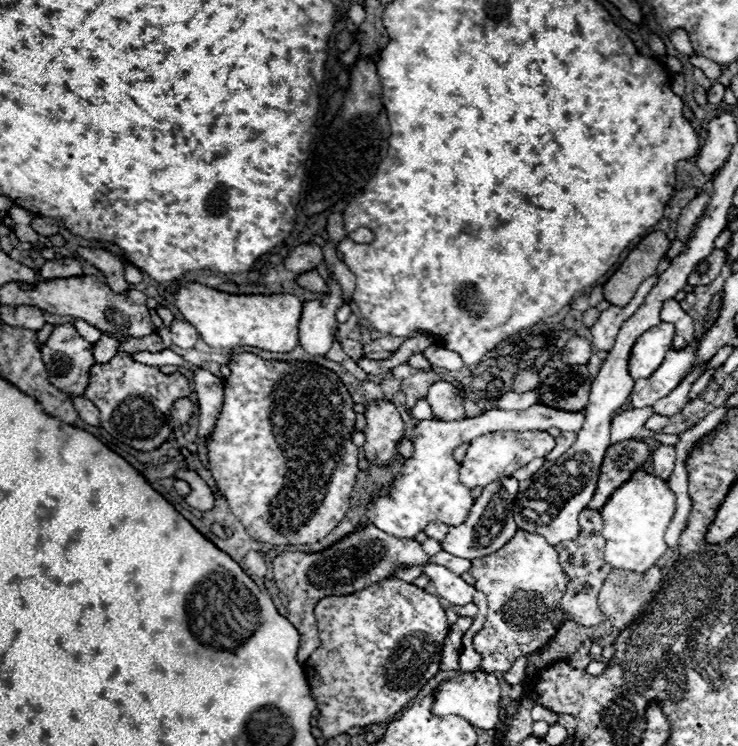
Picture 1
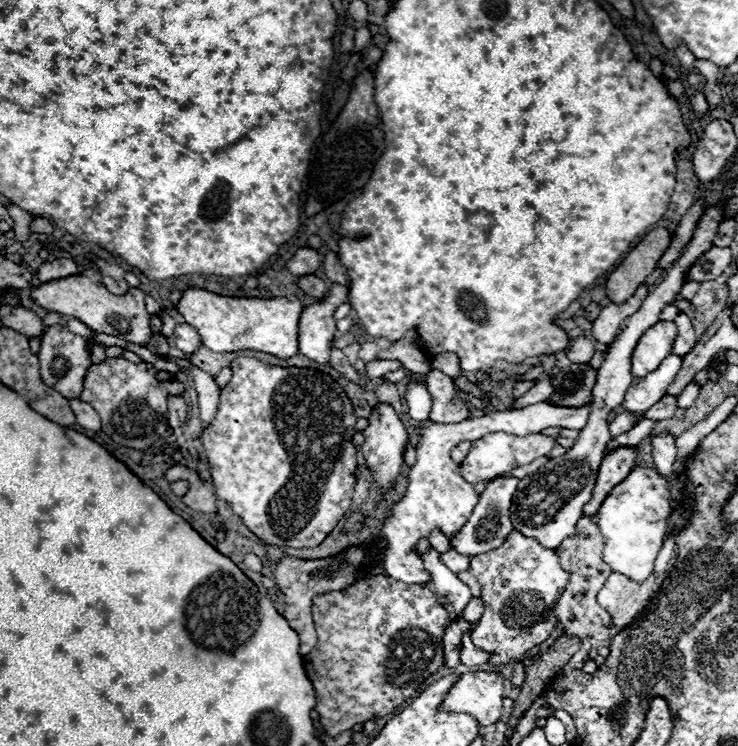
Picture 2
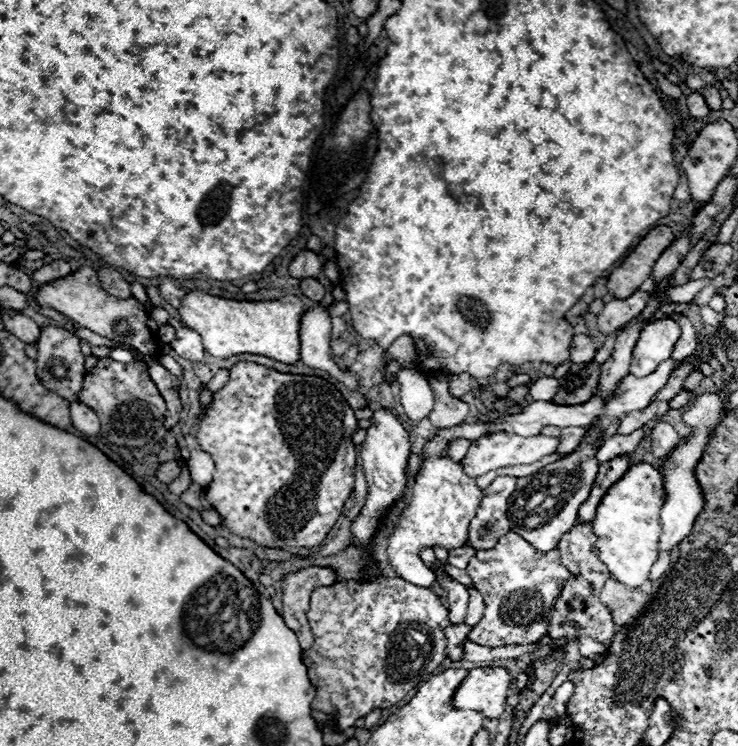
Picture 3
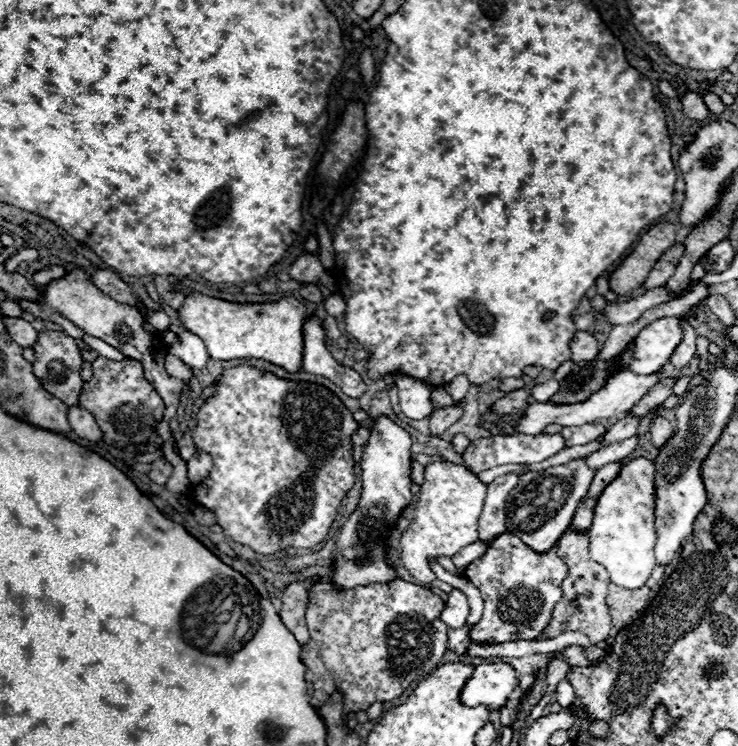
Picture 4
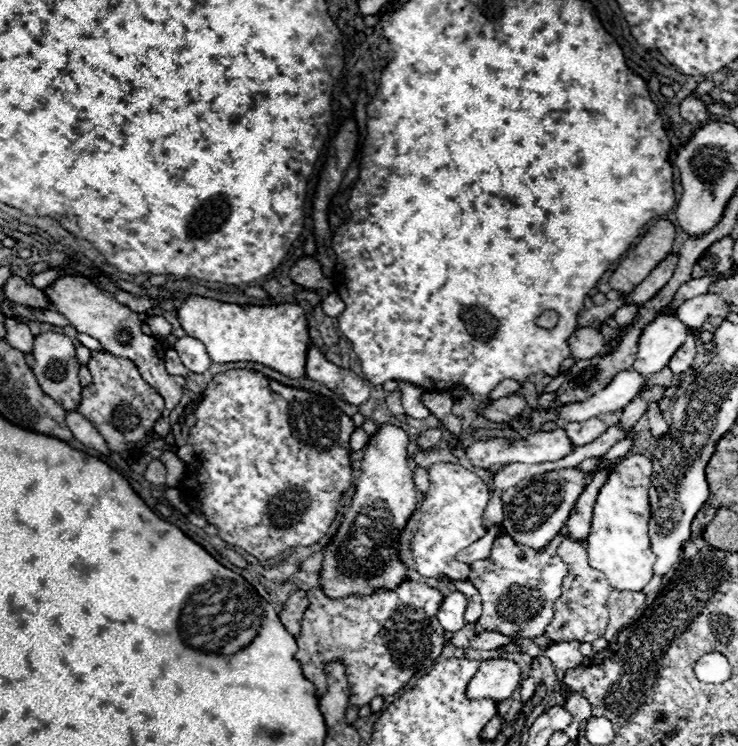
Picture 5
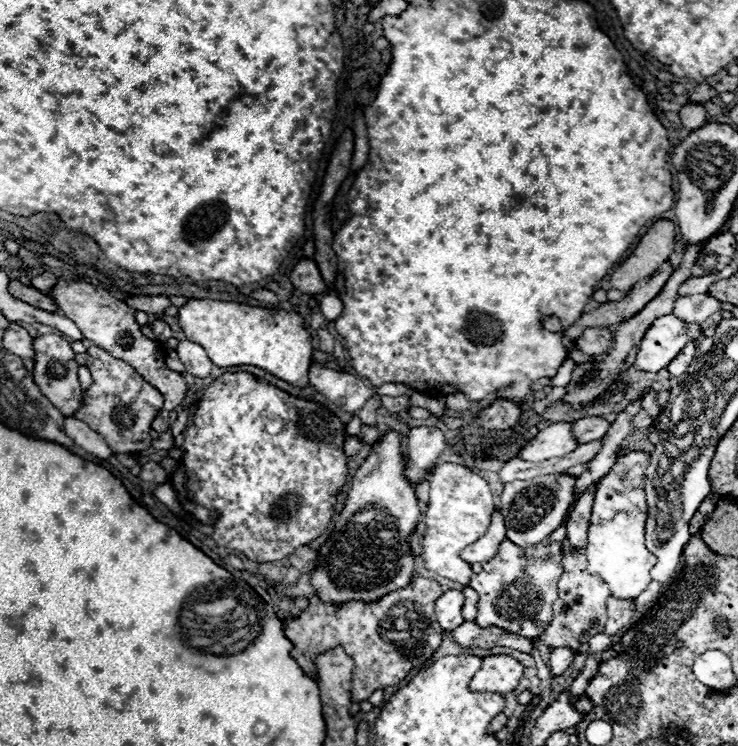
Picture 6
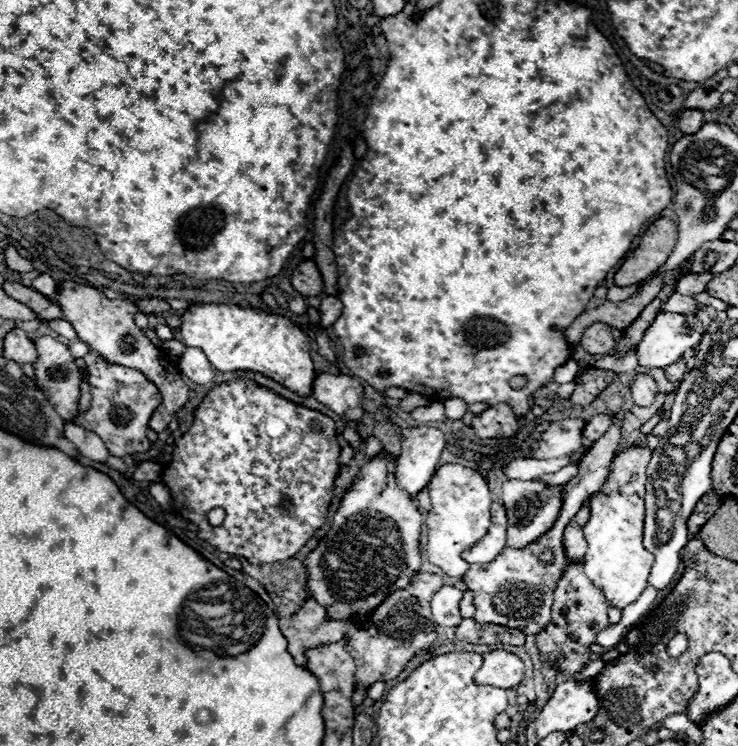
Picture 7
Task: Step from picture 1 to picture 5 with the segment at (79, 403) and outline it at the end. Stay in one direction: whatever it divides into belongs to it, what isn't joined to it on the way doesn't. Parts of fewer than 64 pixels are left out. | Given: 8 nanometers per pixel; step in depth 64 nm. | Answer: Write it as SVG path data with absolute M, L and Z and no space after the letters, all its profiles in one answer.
M70 410L70 412L68 412L68 428L72 428L74 438L80 440L84 446L94 448L94 450L98 450L98 452L102 452L102 454L108 454L108 452L110 452L108 446L106 446L106 442L104 442L104 438L102 438L102 434L94 428L94 424L92 424L88 418L82 416L80 412L76 412L76 410Z

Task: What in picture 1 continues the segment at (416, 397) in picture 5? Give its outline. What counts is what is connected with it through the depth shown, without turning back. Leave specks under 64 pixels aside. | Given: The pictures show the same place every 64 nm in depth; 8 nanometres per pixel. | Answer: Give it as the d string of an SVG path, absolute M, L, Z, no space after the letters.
M418 400L416 406L410 410L410 414L416 418L416 420L432 420L434 414L430 410L430 404L426 400Z

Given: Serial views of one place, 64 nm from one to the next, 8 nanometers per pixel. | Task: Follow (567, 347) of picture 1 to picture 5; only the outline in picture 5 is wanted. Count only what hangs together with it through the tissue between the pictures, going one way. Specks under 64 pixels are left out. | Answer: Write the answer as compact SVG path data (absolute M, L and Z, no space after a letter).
M580 328L570 336L570 352L576 360L596 358L606 352L608 342L594 328Z

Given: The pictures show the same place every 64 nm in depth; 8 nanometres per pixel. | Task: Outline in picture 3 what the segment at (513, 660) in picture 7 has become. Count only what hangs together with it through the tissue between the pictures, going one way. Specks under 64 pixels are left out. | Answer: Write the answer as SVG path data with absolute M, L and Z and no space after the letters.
M474 668L454 692L452 706L458 710L478 710L484 718L498 718L506 704L512 676L504 668Z

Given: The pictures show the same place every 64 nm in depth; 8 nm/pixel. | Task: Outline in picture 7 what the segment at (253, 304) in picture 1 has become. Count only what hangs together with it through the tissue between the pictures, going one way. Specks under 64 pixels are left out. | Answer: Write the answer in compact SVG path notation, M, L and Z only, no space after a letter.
M190 304L182 314L180 334L186 346L204 350L216 370L254 370L300 396L312 392L312 378L316 374L310 358L312 342L296 322L282 314L236 304Z

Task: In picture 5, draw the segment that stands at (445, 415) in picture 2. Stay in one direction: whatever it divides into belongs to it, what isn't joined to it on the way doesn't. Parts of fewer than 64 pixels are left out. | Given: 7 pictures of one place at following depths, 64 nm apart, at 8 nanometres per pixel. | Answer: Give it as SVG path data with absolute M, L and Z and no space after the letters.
M430 428L430 430L422 432L418 438L418 444L424 450L436 450L440 446L440 442L442 442L442 430L438 430L438 428Z

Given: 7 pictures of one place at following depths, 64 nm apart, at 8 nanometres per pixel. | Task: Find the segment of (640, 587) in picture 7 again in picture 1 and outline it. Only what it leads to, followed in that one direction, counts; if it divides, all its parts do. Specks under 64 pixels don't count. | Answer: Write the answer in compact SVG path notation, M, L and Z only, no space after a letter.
M636 470L630 480L612 492L600 512L604 522L602 536L606 540L604 560L608 560L608 564L614 568L644 572L666 554L668 546L664 542L664 532L676 514L676 498L668 488L668 482L644 470Z

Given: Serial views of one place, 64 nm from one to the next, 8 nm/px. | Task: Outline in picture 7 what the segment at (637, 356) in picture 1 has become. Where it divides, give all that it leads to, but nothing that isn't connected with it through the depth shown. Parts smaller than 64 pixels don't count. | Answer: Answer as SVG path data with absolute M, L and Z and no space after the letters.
M674 312L660 314L638 344L638 364L644 368L666 368L676 362L686 348L694 348L704 334L696 316Z

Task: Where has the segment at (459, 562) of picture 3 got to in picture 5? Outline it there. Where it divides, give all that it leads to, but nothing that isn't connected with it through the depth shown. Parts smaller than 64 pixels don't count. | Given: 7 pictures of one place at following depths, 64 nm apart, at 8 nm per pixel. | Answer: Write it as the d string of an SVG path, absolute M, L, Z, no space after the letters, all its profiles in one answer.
M494 528L492 532L486 532L480 540L476 540L476 544L472 544L472 546L460 550L460 552L456 554L456 560L458 560L458 562L472 564L472 562L476 562L476 560L488 558L488 554L490 554L490 550L492 550L492 544L494 544L494 540L498 538L500 532L504 532L504 530Z

